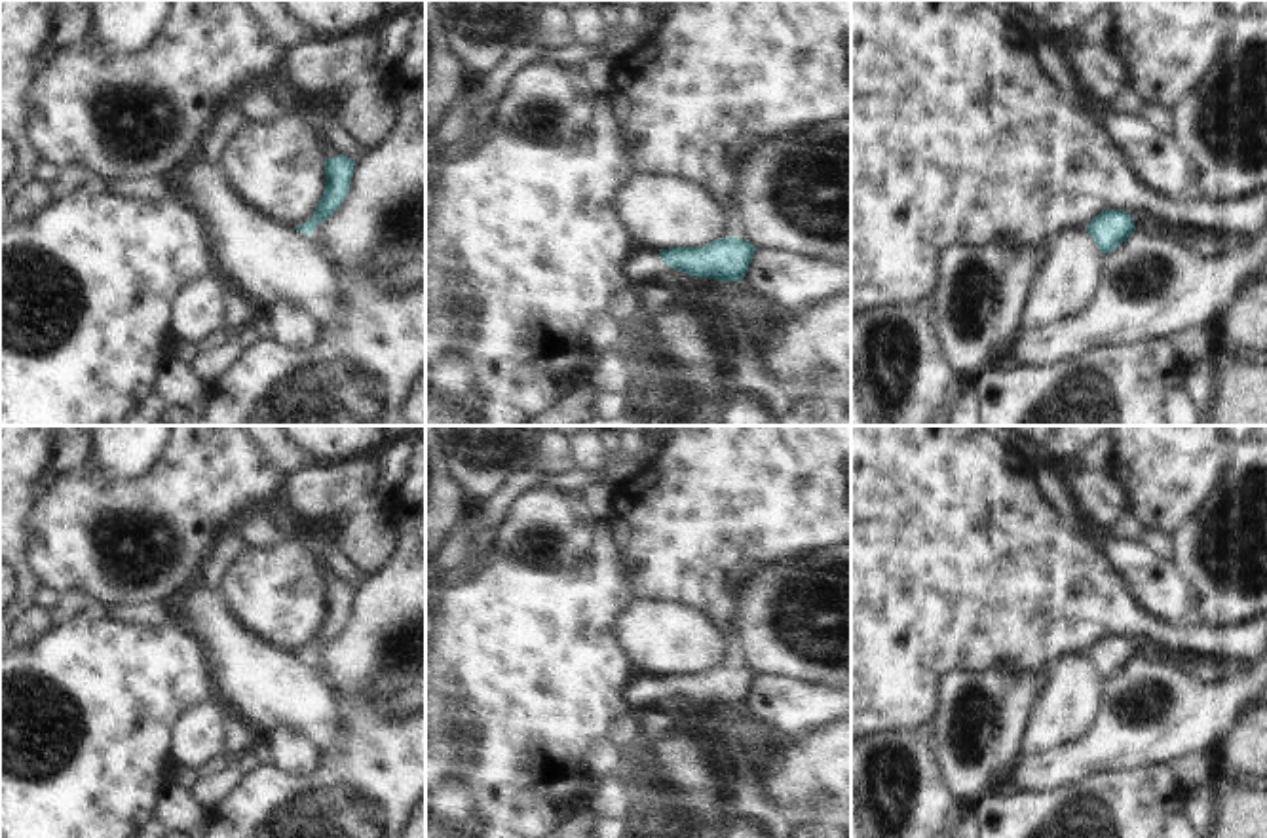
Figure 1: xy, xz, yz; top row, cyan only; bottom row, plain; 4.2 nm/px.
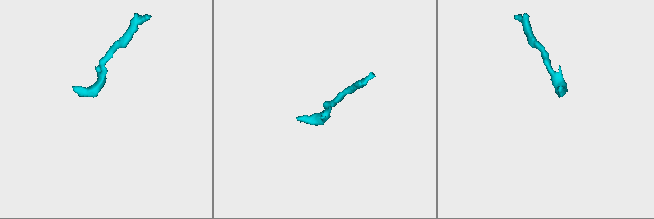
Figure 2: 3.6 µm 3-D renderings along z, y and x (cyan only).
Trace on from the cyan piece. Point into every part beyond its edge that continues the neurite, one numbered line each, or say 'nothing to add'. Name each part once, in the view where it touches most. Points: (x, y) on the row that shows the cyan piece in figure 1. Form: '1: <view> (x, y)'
1: xz (642, 265)

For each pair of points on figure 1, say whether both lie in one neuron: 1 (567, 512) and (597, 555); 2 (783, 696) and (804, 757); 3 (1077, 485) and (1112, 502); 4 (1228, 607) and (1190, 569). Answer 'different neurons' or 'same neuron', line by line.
1: different neurons
2: different neurons
3: same neuron
4: same neuron

